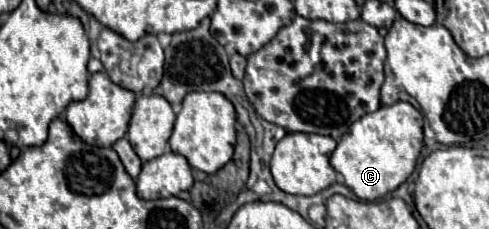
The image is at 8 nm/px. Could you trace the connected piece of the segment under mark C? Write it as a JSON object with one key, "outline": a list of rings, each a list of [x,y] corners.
{"outline":[[[397,101],[395,105],[381,105],[375,113],[363,115],[349,127],[331,155],[331,165],[343,175],[345,185],[351,187],[359,199],[381,199],[413,173],[423,149],[421,127],[423,115],[411,103]]]}

